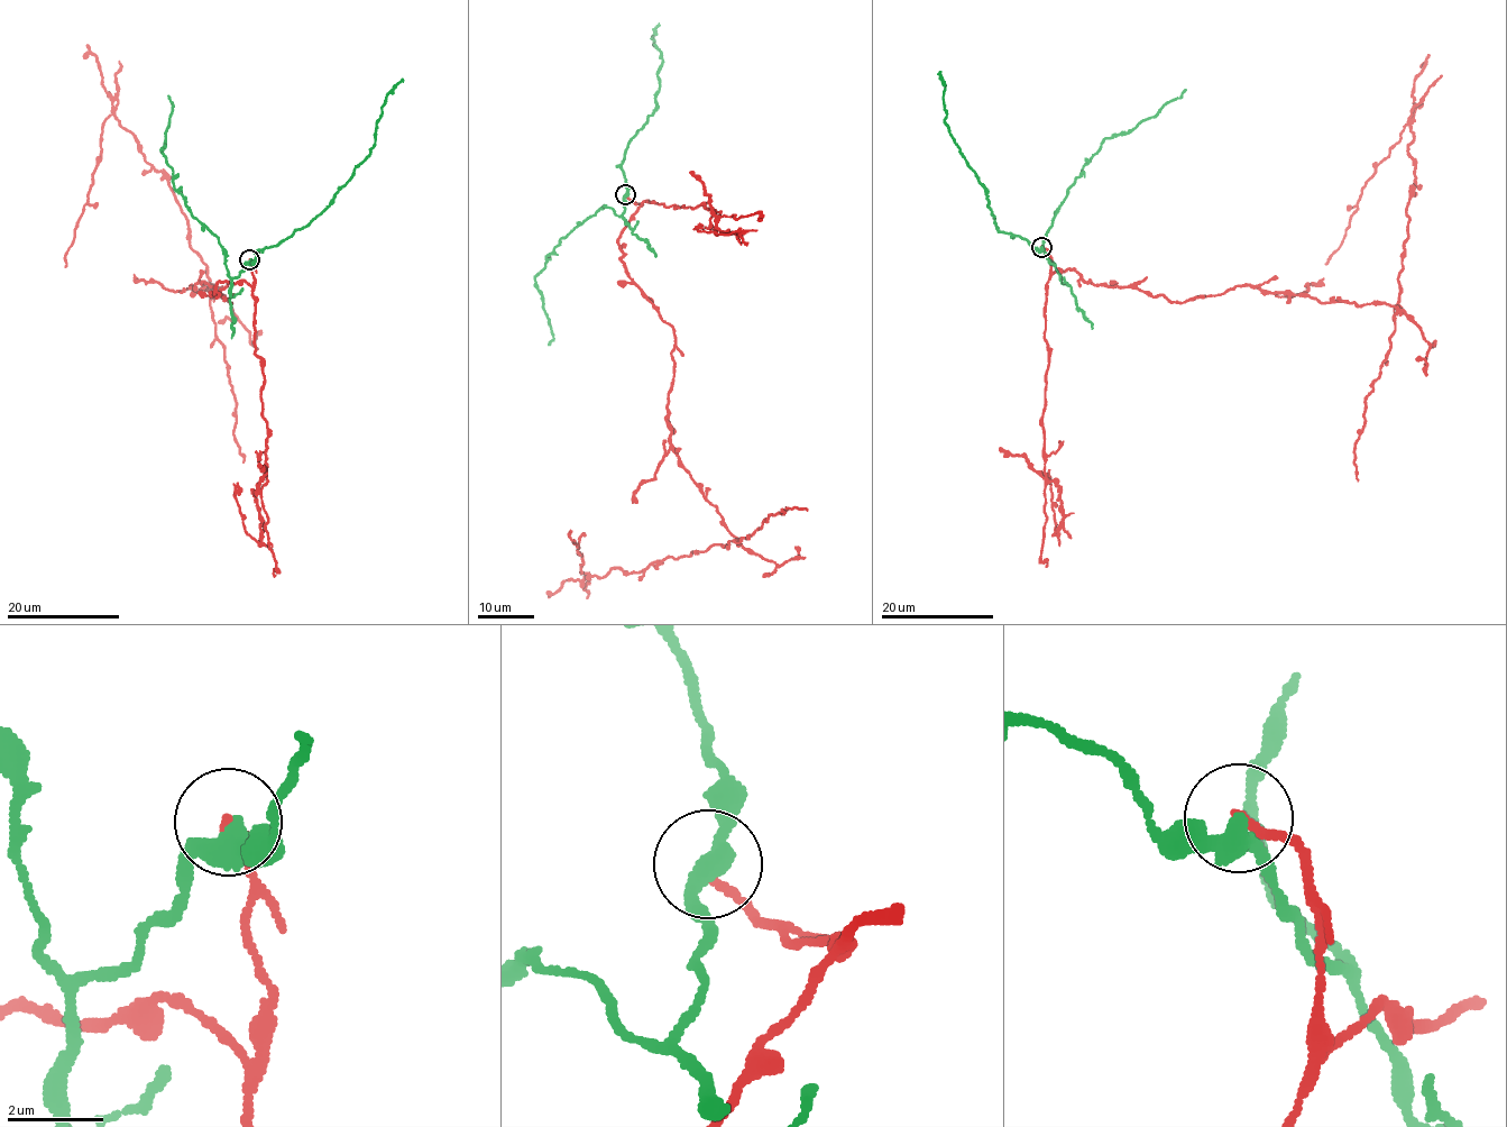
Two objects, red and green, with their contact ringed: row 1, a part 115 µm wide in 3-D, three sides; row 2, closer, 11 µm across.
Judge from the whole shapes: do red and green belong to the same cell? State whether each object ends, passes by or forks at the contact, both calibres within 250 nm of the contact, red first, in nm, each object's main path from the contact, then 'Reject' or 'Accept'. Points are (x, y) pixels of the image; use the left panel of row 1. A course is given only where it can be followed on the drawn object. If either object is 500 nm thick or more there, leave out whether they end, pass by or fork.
At the ring red ends. At the ring green passes by. Thickness 180 nm (red) against 400 nm. Course of red: (249, 259), (254, 284), (209, 295), (230, 303), (189, 286), (218, 289), (168, 176), (113, 113), (65, 266). Course of green: (249, 259), (231, 278), (219, 238), (193, 216), (174, 185), (161, 152), (173, 108), (167, 95). Reject

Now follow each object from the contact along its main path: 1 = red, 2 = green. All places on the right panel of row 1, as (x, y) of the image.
1: (1041, 247), (1050, 273), (1179, 303), (1246, 284), (1396, 312), (1415, 175), (1406, 124), (1325, 264)
2: (1041, 247), (1054, 265), (1045, 255), (1046, 234), (1068, 188), (1105, 138), (1131, 130), (1179, 98), (1186, 89)

